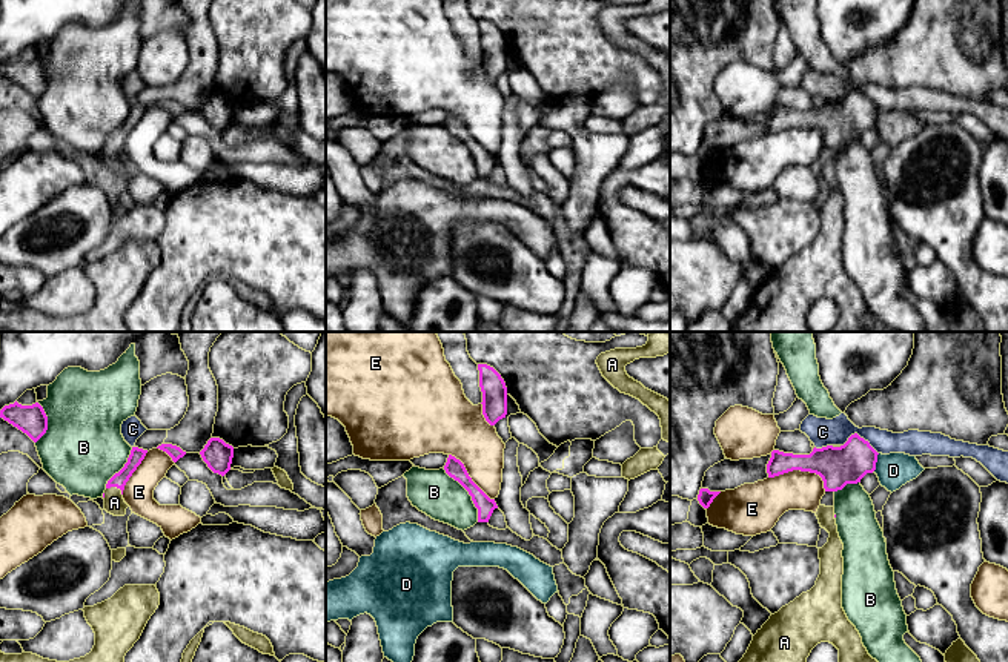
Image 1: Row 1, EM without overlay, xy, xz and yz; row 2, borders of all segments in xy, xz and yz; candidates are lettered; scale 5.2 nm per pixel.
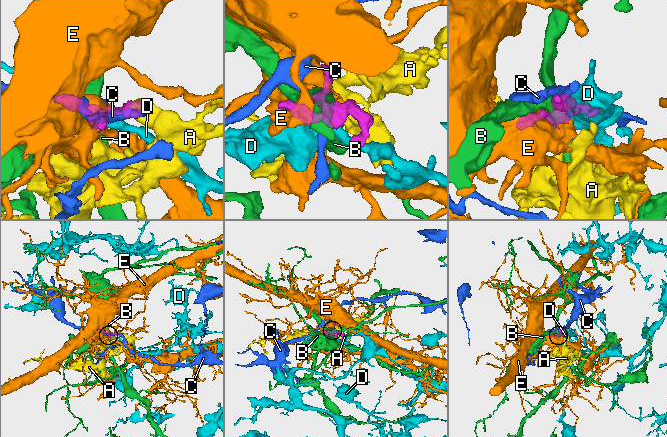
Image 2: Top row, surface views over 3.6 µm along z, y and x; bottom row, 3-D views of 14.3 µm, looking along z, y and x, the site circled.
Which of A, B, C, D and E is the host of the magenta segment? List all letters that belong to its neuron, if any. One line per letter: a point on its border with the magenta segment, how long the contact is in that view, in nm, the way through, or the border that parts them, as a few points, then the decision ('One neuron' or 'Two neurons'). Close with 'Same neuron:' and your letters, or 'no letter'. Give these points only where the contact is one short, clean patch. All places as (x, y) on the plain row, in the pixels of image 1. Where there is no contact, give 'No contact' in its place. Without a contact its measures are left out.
A: Touches magenta at xy (116, 142). Shared border 100 nm. Path across: xy (137, 111), (116, 142), (114, 158). One neuron
B: Touches magenta at xz (469, 149). Shared border 340 nm. Two neurons
C: Touches magenta at yz (859, 92). Shared border 200 nm. Boundary: yz (841, 100), (858, 89), (878, 109). Two neurons
D: Touches magenta at yz (875, 119). Shared border 100 nm. Two neurons
E: Touches magenta at yz (801, 126). Shared border 320 nm. Two neurons
Same neuron: A

